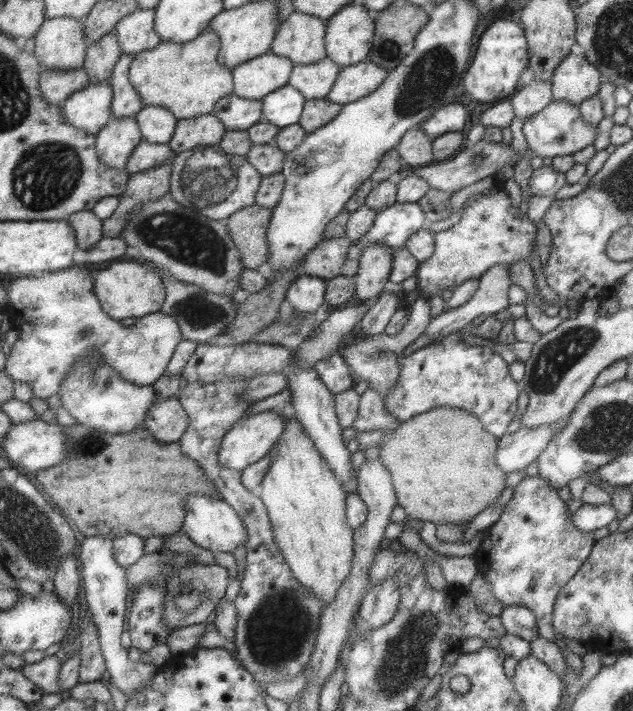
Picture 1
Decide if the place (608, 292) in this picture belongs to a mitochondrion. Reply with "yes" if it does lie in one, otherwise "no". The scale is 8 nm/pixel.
no

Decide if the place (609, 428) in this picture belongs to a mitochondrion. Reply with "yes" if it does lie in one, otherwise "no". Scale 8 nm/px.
yes

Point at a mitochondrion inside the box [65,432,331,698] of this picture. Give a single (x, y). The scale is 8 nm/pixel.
(275, 634)

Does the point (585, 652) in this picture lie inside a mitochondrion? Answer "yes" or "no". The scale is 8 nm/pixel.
no

